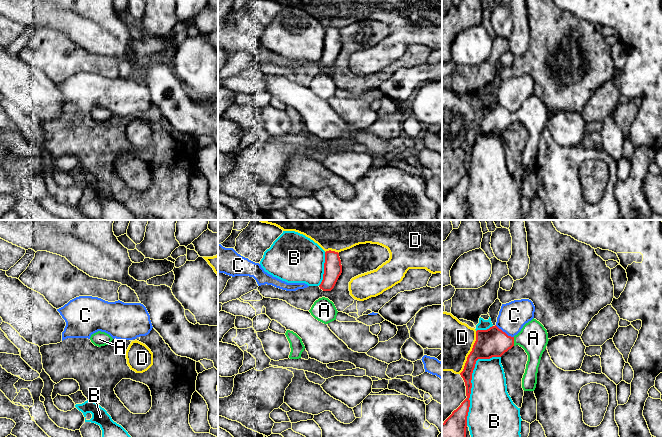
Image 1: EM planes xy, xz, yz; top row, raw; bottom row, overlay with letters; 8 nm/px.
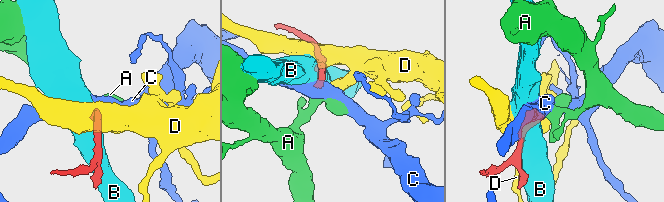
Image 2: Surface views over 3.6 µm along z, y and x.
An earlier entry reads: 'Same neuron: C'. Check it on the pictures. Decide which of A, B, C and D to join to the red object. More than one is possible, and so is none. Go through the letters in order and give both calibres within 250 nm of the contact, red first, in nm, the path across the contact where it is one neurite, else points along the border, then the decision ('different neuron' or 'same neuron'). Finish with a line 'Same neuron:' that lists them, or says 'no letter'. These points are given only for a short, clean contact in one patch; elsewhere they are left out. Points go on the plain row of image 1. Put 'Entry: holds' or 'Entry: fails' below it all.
A: calibres 240 and 240 nm; way yz (493, 118), (513, 117), (533, 114); same neuron
B: calibres 110 and 340 nm; different neuron
C: calibres 240 and 220 nm; border yz (495, 101), (513, 113); different neuron
D: calibres 240 and 440 nm; border yz (476, 107), (472, 126), (459, 149); different neuron
Same neuron: A
Entry: fails

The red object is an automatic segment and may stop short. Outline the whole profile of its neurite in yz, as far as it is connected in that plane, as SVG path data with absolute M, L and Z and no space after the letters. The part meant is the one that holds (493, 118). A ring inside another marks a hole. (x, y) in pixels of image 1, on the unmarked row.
M534 94L526 99L514 113L508 112L496 101L487 106L477 106L476 117L467 133L464 145L460 149L465 158L467 174L442 199L442 218L450 216L454 220L466 220L471 156L478 135L501 133L513 122L519 121L528 131L525 149L522 154L522 164L524 167L534 167L537 160L538 143L548 117L547 106Z

